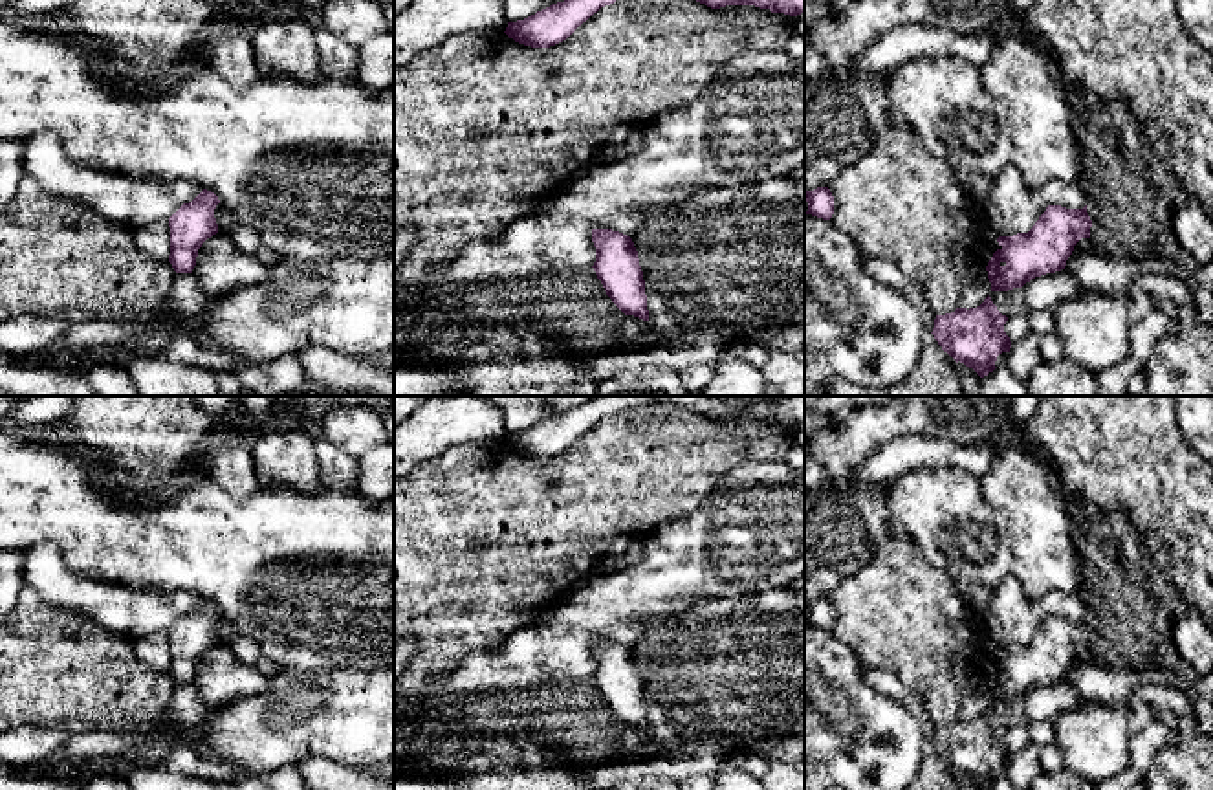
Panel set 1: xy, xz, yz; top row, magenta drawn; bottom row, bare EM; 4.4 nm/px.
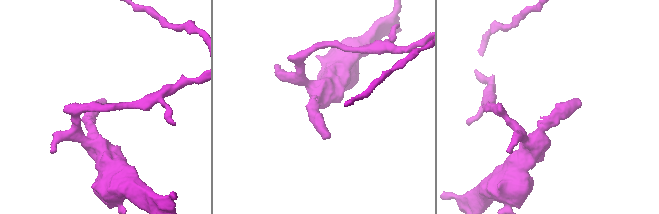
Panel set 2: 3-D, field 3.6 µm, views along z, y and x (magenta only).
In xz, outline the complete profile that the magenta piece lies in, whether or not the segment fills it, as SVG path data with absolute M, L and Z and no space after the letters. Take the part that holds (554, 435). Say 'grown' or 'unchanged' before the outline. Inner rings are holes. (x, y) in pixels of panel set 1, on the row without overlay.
unchanged; M596 396L564 412L552 414L535 425L508 433L506 445L519 455L550 458L566 451L583 433L616 411L649 403L689 407L711 420L726 416L755 416L771 423L797 427L804 423L804 396L779 396L762 403L742 403L720 396Z

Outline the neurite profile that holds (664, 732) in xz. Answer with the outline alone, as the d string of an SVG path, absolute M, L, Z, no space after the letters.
M645 695L647 720L654 742L665 750L676 746L683 733L669 720L665 708Z

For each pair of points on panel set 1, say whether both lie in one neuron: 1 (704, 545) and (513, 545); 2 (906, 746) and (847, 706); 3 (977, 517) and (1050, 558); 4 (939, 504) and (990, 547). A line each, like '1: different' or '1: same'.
1: different
2: same
3: different
4: same

